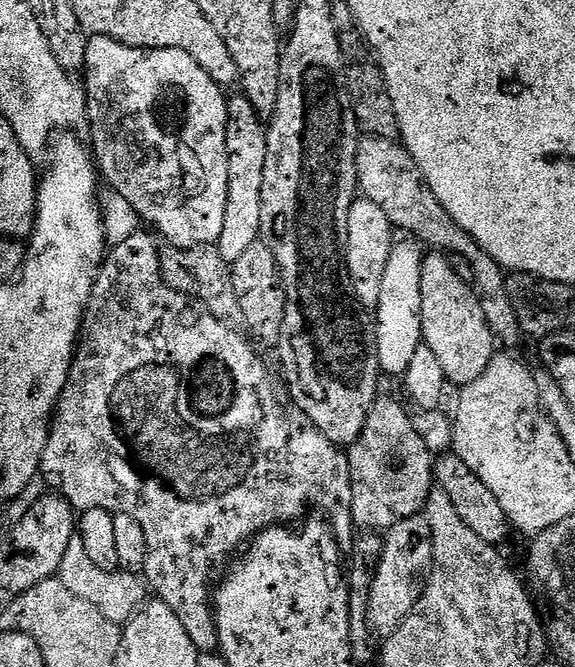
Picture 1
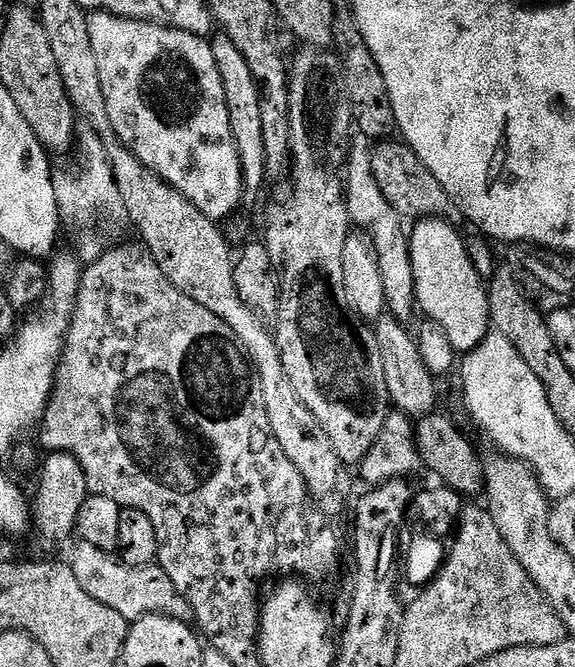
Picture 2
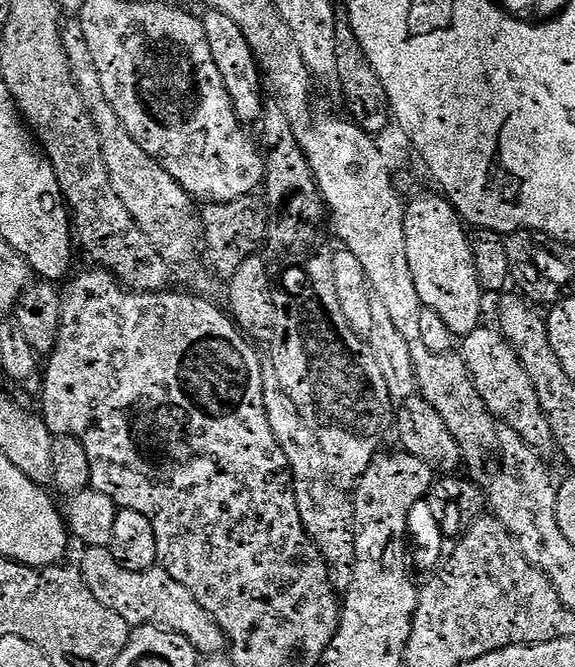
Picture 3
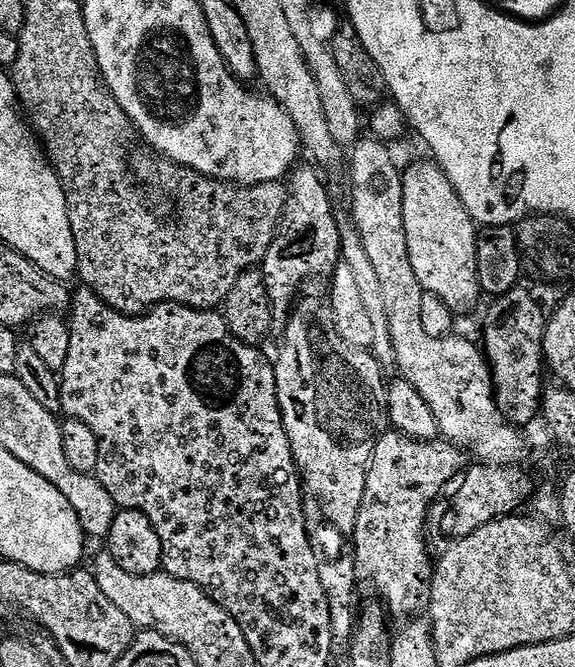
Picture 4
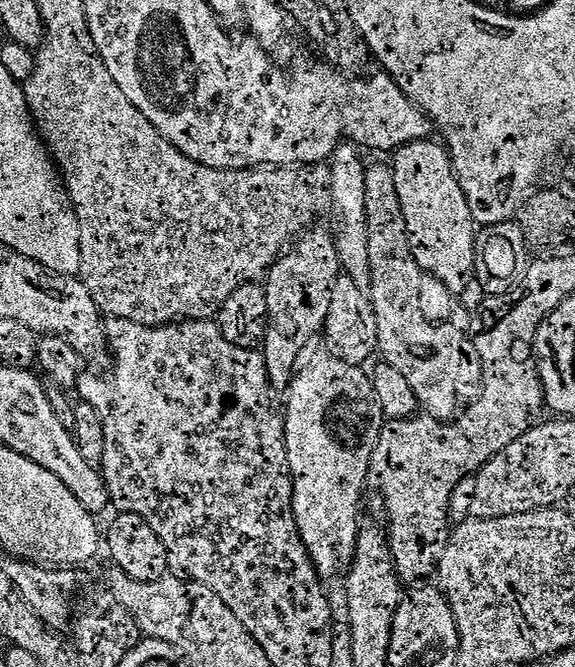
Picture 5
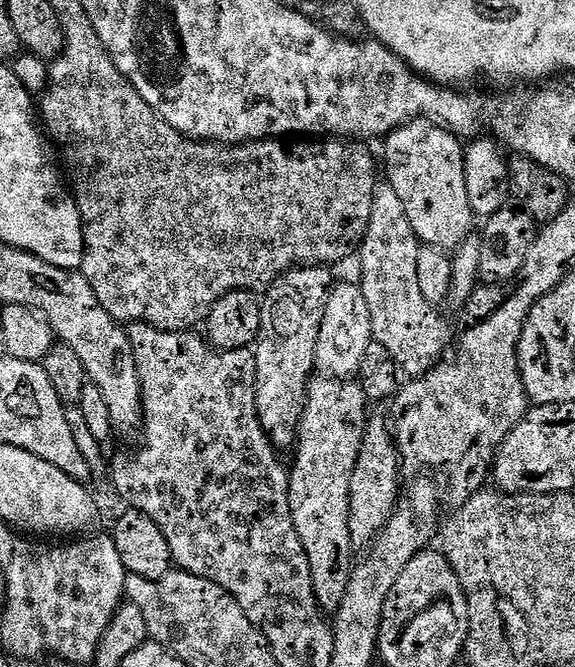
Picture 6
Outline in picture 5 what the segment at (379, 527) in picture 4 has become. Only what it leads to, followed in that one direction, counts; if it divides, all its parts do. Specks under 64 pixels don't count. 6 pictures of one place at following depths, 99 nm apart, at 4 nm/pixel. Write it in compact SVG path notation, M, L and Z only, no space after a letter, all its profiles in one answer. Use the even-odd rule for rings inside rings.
M415 414L407 419L389 419L385 423L384 429L380 431L378 438L378 446L372 455L372 470L371 475L374 477L374 484L380 487L380 496L384 499L384 504L388 507L388 521L386 527L388 530L388 539L392 542L392 557L396 559L396 575L400 577L401 581L408 582L408 580L416 580L412 582L424 582L428 575L435 573L440 567L440 559L442 554L448 548L448 537L450 535L450 509L452 507L452 495L454 490L462 483L462 481L469 479L479 472L476 464L472 464L472 456L468 456L468 448L472 448L472 440L468 440L468 432L456 432L449 422L441 422L434 416L427 414Z

